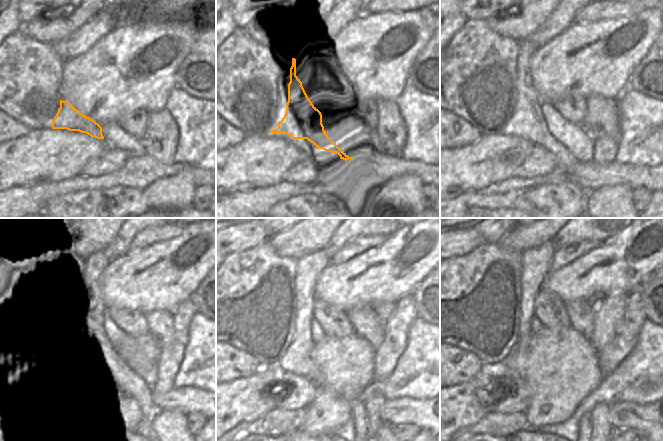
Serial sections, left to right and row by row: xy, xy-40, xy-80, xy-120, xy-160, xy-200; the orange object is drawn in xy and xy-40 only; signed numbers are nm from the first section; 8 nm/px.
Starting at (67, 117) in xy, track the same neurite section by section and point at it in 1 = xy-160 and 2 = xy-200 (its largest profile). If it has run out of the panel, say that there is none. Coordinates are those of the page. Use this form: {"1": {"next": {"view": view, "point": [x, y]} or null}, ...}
{"1": {"next": {"view": "xy-160", "point": [297, 359]}}, "2": {"next": {"view": "xy-200", "point": [536, 261]}}}

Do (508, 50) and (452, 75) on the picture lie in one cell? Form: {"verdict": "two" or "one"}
{"verdict": "one"}

